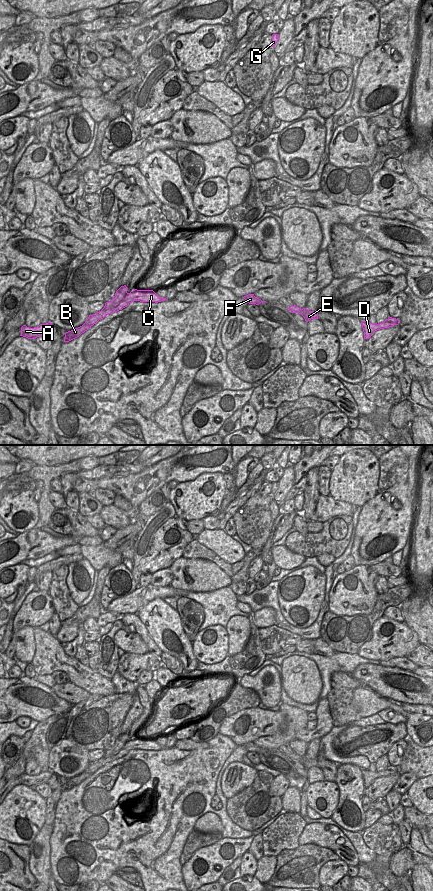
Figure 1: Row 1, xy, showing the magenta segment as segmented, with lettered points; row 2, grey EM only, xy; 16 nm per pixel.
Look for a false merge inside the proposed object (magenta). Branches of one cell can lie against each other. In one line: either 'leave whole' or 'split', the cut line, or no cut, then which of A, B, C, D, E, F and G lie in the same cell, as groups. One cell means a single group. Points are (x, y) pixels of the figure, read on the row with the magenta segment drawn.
split; cut xy (128, 293), (112, 307), (105, 306); groups A C D E F / B G

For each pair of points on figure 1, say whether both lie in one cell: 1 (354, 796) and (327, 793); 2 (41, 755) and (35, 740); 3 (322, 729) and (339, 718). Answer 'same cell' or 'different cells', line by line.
1: different cells
2: same cell
3: different cells

